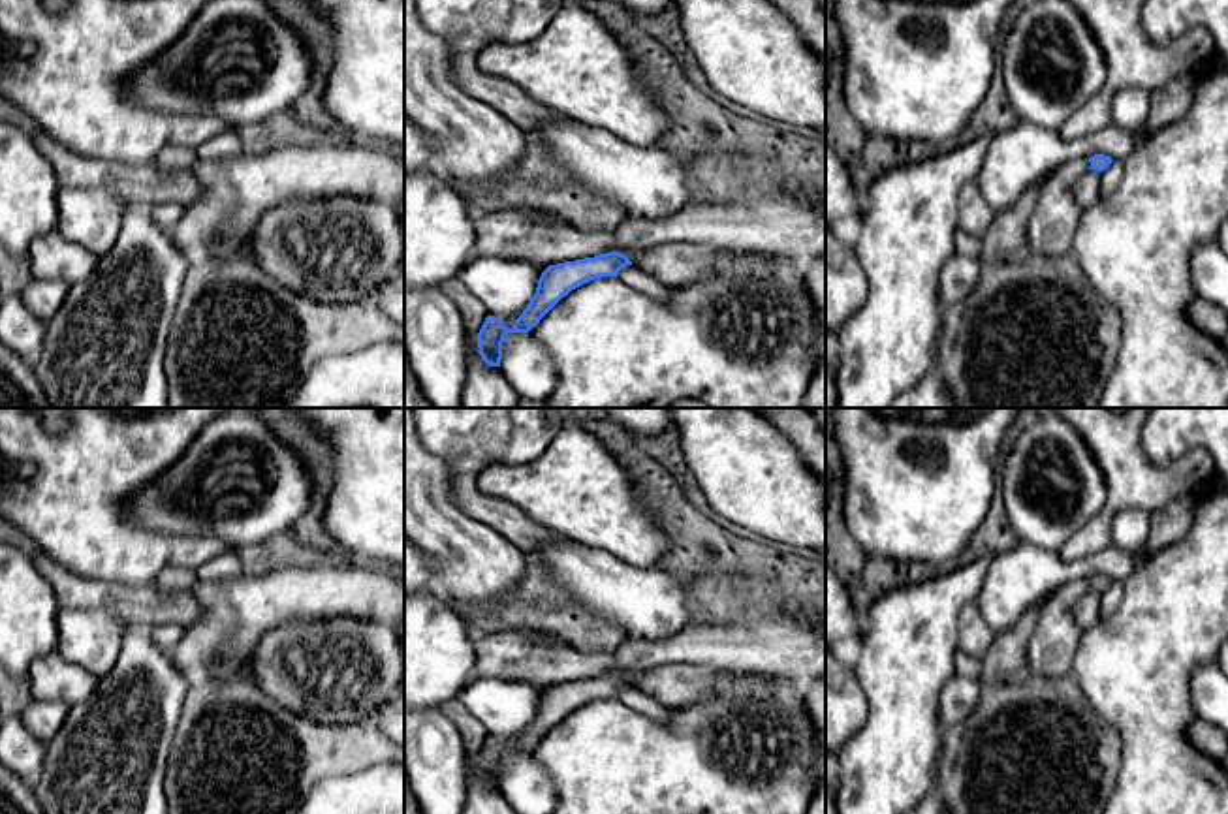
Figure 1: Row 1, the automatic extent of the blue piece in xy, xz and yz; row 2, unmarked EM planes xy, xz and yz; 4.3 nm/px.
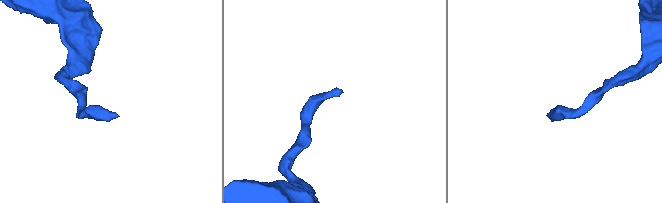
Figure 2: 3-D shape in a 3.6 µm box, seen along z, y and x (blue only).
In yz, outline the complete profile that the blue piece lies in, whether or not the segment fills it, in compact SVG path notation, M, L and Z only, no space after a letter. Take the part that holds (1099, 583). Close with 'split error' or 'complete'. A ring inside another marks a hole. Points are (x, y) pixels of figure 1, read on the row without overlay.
M1104 575L1074 579L1046 598L1027 647L1034 673L1049 679L1072 675L1083 630L1074 618L1074 603L1091 590L1104 592L1113 581Z; split error

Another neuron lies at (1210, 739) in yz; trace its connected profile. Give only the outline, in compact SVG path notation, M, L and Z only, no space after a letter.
M1194 718L1187 729L1187 737L1200 752L1217 761L1228 756L1228 733L1215 724Z

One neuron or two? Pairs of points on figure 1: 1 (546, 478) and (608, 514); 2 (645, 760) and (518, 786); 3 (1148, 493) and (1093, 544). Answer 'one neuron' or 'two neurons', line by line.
1: one neuron
2: two neurons
3: one neuron

